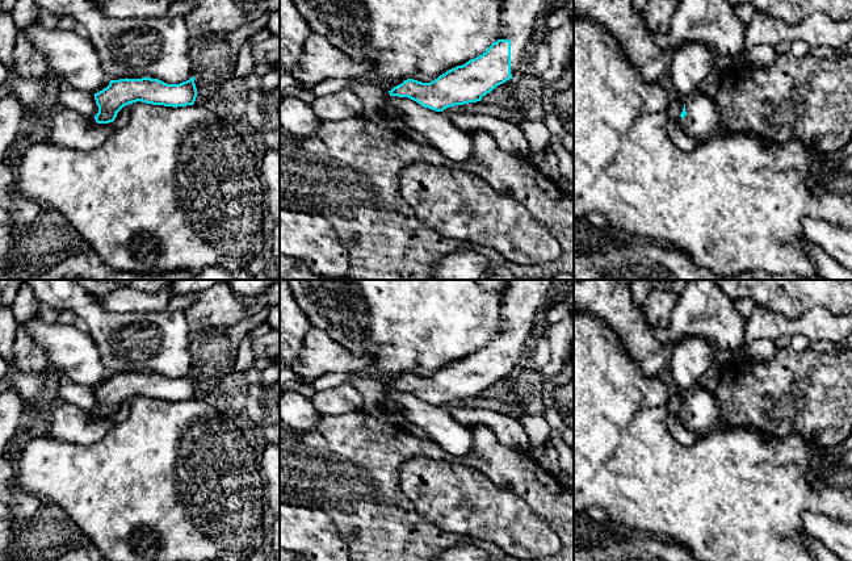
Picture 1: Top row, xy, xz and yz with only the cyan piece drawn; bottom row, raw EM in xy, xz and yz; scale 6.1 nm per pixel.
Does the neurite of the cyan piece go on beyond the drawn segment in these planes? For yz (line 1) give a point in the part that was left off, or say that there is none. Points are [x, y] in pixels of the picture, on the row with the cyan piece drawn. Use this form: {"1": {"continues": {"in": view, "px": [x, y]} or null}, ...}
{"1": {"continues": {"in": "yz", "px": [702, 121]}}}

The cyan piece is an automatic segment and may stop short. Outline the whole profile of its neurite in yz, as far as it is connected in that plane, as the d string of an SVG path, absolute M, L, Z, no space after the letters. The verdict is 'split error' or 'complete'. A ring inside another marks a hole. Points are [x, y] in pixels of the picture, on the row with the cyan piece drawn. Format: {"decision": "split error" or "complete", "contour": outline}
{"decision": "split error", "contour": "M698 89L687 96L677 121L684 133L698 143L733 134L723 127L721 109L714 99L710 99Z"}

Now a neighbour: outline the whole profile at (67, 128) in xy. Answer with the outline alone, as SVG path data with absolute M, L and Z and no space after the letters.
M64 108L46 121L46 142L74 150L91 151L101 146L114 131L109 123L91 123L76 110Z

